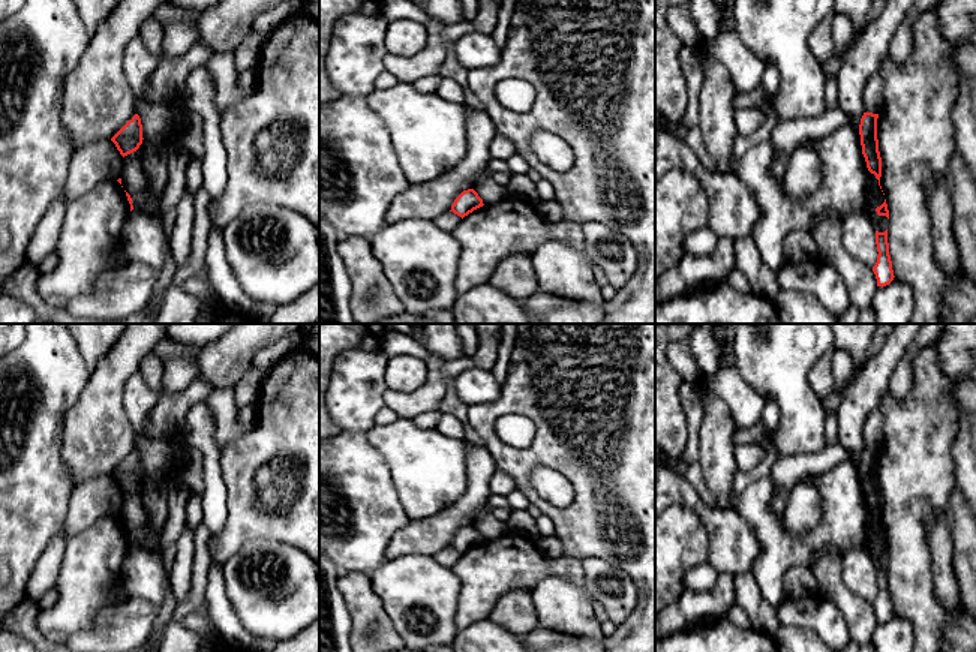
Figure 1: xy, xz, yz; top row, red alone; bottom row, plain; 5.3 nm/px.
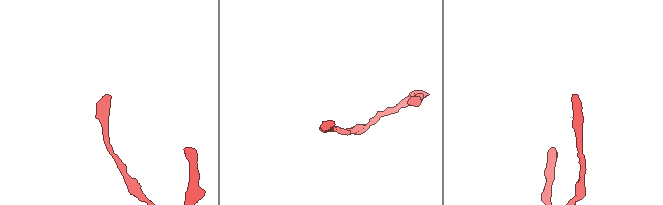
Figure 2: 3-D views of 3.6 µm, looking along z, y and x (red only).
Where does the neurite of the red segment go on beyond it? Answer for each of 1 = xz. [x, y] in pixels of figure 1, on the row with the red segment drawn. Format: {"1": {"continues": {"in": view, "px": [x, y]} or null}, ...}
{"1": {"continues": null}}

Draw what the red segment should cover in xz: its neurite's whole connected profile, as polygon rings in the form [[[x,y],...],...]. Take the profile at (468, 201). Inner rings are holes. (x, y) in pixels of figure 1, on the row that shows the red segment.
[[[474,189],[463,190],[453,202],[451,210],[454,214],[462,219],[472,213],[474,210],[483,207],[483,199]]]

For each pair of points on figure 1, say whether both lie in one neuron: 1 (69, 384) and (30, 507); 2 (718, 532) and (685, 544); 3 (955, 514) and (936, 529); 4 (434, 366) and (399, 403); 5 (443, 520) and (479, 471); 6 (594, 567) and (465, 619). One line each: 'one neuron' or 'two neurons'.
1: one neuron
2: two neurons
3: two neurons
4: one neuron
5: one neuron
6: two neurons

